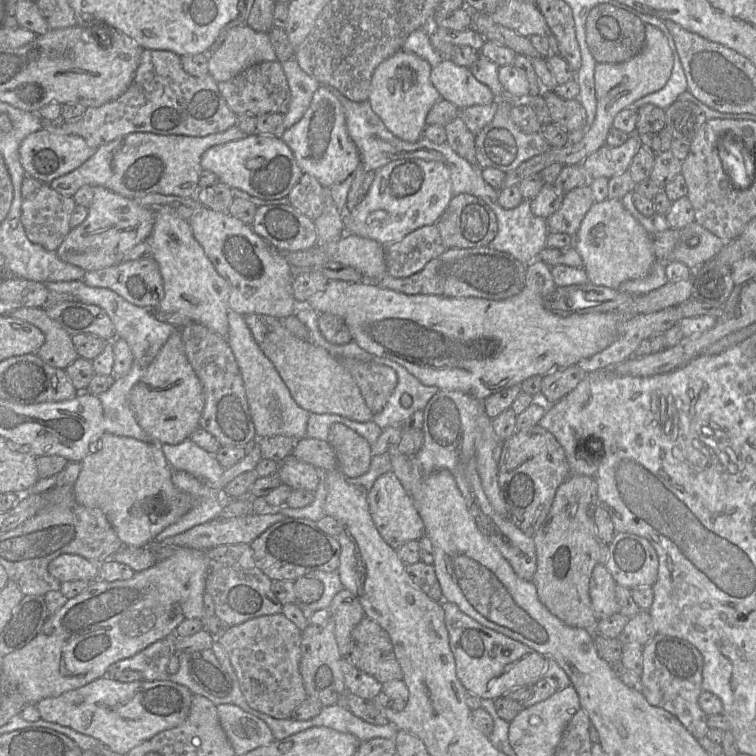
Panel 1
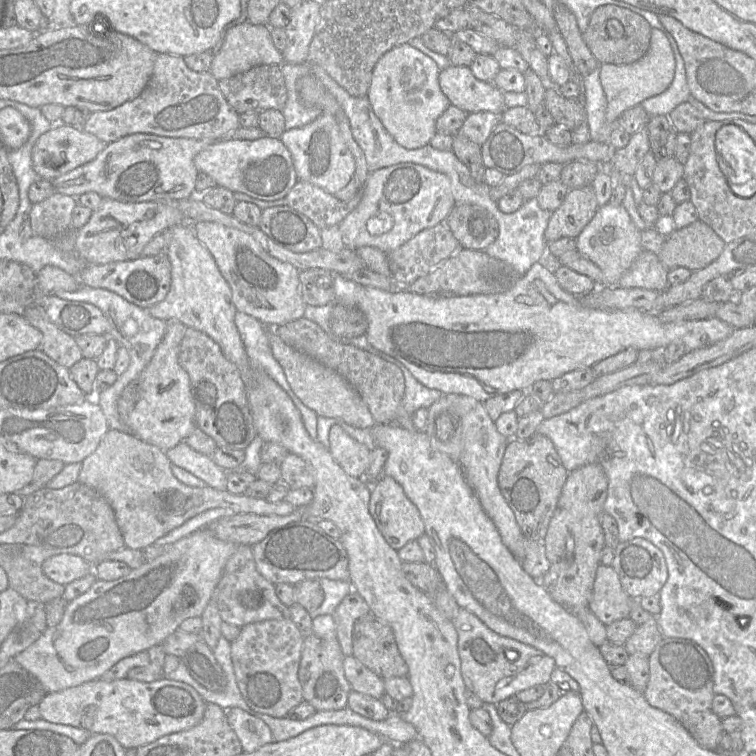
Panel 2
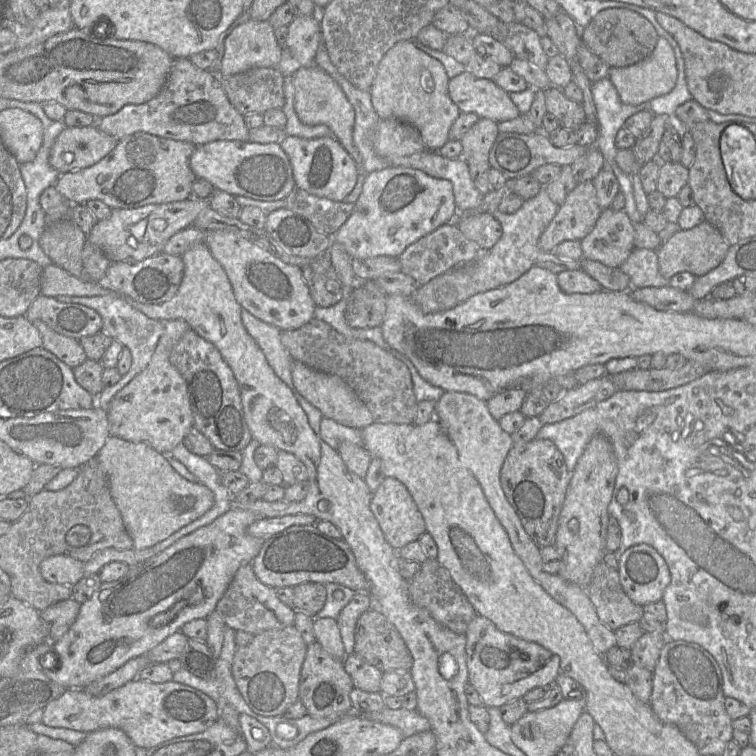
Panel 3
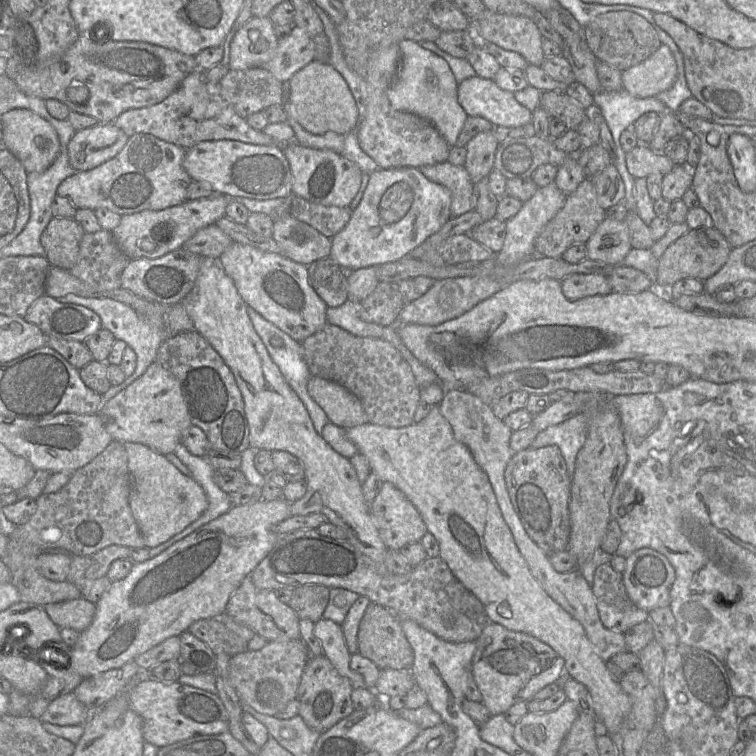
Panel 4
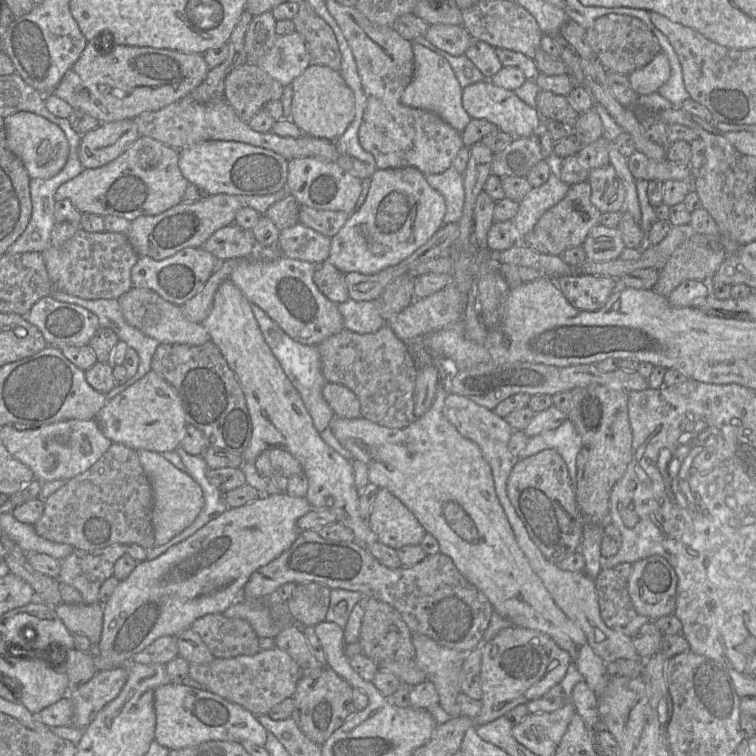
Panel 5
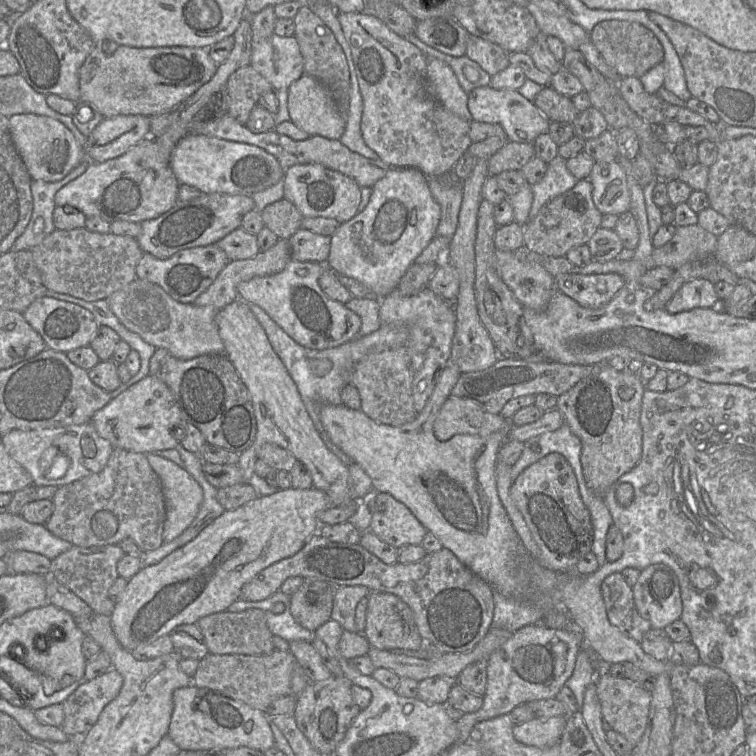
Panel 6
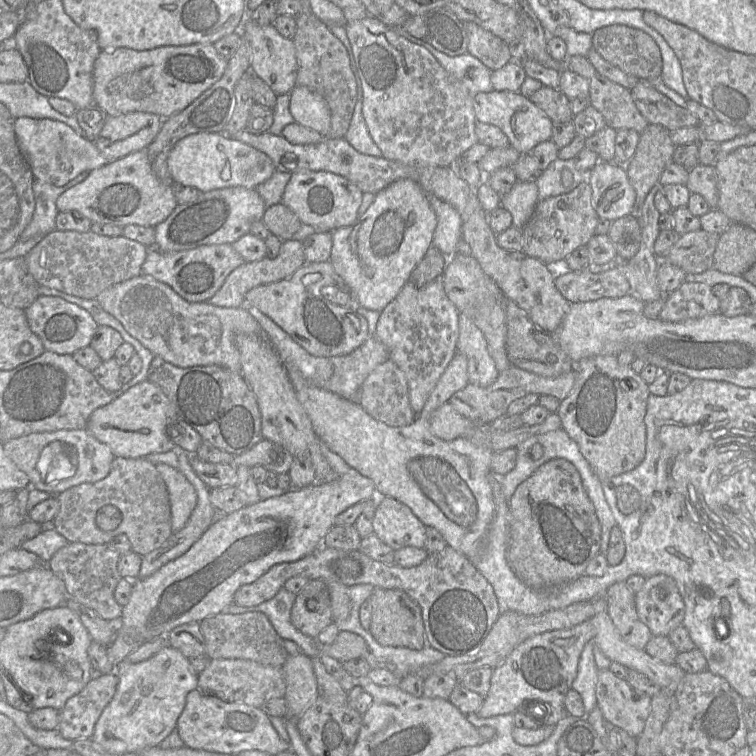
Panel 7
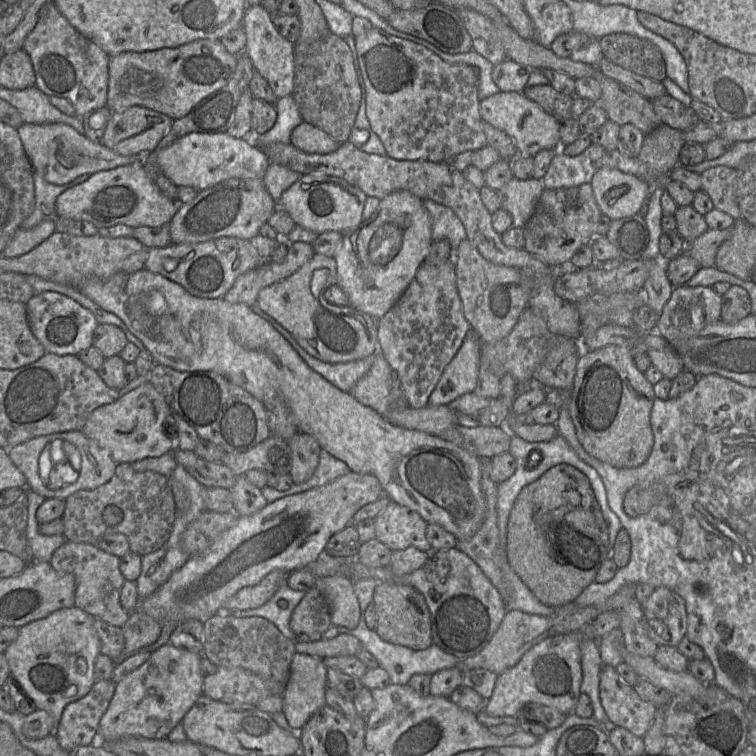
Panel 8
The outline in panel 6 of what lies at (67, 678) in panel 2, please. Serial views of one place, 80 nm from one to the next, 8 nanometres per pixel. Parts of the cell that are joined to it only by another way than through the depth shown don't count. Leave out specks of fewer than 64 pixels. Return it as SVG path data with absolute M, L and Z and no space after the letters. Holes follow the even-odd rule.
M290 487L268 496L258 496L257 498L249 501L241 507L236 508L235 510L225 510L218 518L205 527L196 538L184 546L174 550L159 563L142 567L132 578L128 580L127 586L122 593L120 600L115 603L113 613L110 616L111 627L118 642L125 650L131 652L137 647L145 646L161 636L169 635L176 627L180 625L194 624L200 618L207 615L227 611L228 607L232 603L240 599L242 587L251 581L259 572L278 561L295 555L298 551L300 551L307 541L318 533L321 526L318 520L319 514L331 507L333 507L331 499L322 490L314 487L307 489L295 489Z

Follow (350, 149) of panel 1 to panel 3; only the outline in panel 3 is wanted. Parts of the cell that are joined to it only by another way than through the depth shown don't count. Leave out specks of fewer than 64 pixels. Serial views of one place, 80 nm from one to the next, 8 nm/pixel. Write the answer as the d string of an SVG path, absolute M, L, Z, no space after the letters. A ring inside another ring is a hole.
M285 135L280 145L290 160L295 186L314 196L343 202L355 187L359 174L364 173L334 137L303 139Z

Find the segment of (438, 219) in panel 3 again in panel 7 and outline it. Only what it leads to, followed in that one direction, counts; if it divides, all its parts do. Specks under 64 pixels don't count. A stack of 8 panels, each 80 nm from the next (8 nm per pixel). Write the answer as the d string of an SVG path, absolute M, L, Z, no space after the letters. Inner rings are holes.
M411 179L397 180L379 191L367 211L352 225L331 232L329 261L349 287L356 304L382 312L433 245L436 225L436 214L421 186Z

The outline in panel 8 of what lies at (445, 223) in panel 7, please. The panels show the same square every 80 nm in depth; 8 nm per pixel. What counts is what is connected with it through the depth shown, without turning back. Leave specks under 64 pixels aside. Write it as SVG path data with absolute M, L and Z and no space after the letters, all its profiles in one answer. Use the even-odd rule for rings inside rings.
M425 199L423 203L431 219L433 242L441 239L449 240L452 249L452 262L454 263L456 249L467 238L461 220L450 208L433 200Z

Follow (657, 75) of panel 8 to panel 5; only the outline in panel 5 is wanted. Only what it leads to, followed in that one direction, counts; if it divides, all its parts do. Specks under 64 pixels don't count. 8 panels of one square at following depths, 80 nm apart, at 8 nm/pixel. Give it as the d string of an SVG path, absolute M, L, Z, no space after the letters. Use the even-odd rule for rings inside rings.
M611 13L597 18L586 29L586 39L605 69L622 75L629 75L646 66L662 50L649 27L640 19L629 15Z

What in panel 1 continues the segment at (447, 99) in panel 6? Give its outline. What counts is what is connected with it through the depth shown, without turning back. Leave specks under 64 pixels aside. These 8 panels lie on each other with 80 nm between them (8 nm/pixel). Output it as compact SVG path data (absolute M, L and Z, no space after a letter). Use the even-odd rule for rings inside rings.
M400 49L382 61L374 70L368 102L372 110L396 137L416 142L423 137L426 116L441 98L430 80L432 66L415 53Z

